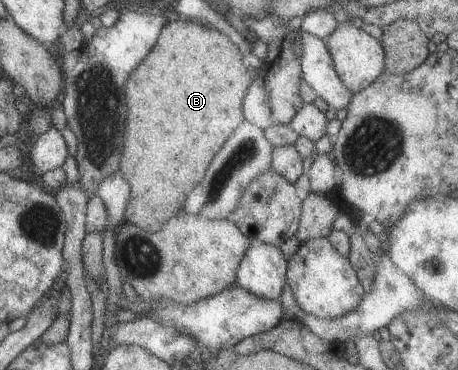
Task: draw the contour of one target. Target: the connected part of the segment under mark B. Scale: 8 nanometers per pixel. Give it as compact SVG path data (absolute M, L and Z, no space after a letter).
M172 16L161 27L149 54L145 55L125 81L125 104L129 112L127 126L124 126L119 170L129 183L130 197L124 210L124 221L154 233L181 212L184 200L192 188L201 182L215 152L244 121L242 100L253 78L241 63L242 57L228 36L217 29L205 27L203 23Z

